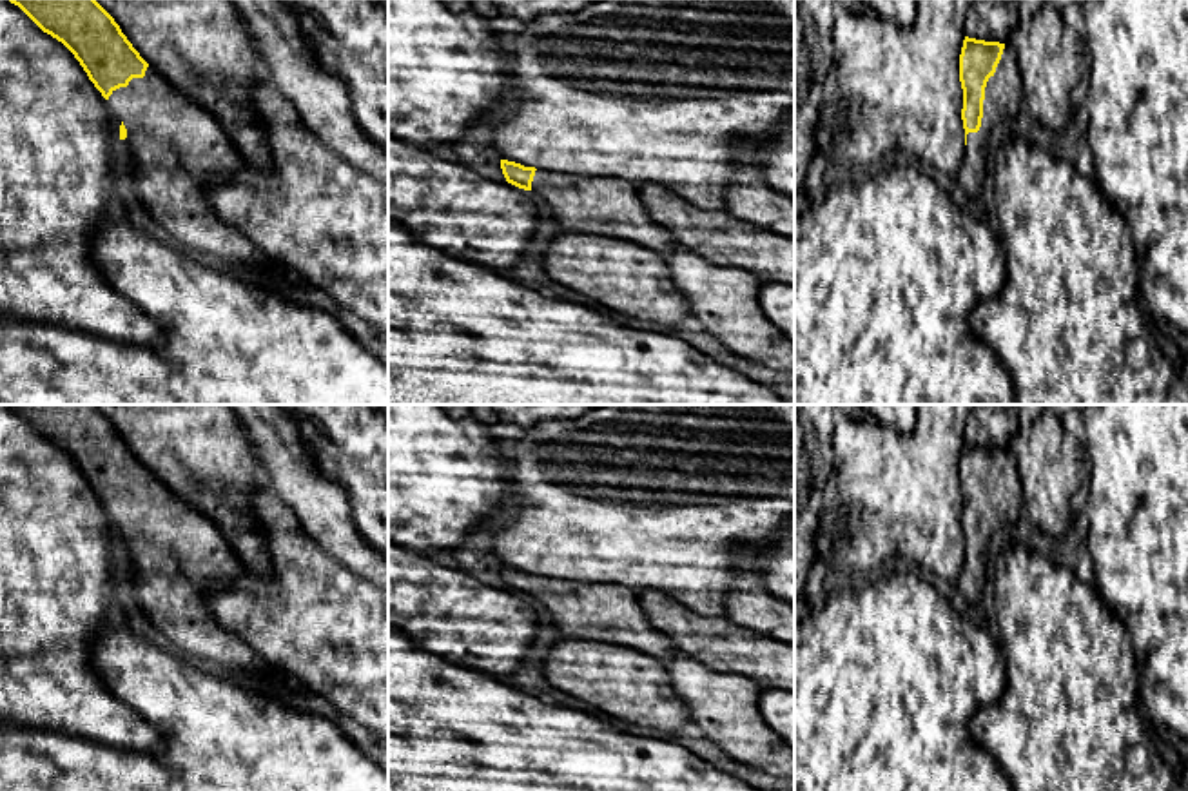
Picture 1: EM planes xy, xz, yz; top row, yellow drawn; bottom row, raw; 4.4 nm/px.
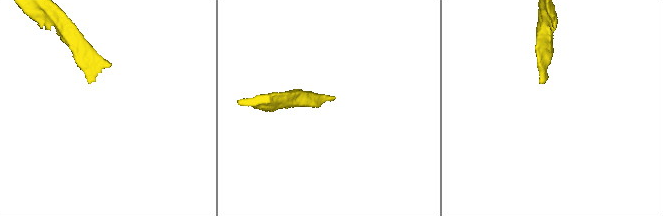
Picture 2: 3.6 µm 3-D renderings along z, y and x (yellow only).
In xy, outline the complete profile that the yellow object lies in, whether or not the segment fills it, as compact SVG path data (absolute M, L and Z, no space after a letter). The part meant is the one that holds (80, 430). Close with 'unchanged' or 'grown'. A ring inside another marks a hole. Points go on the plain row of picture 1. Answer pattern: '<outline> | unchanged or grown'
M9 405L9 408L74 461L111 517L122 526L120 546L129 546L138 602L180 659L283 693L283 686L274 680L272 666L243 639L225 630L209 608L216 582L232 581L245 568L219 524L149 472L94 405Z | grown

